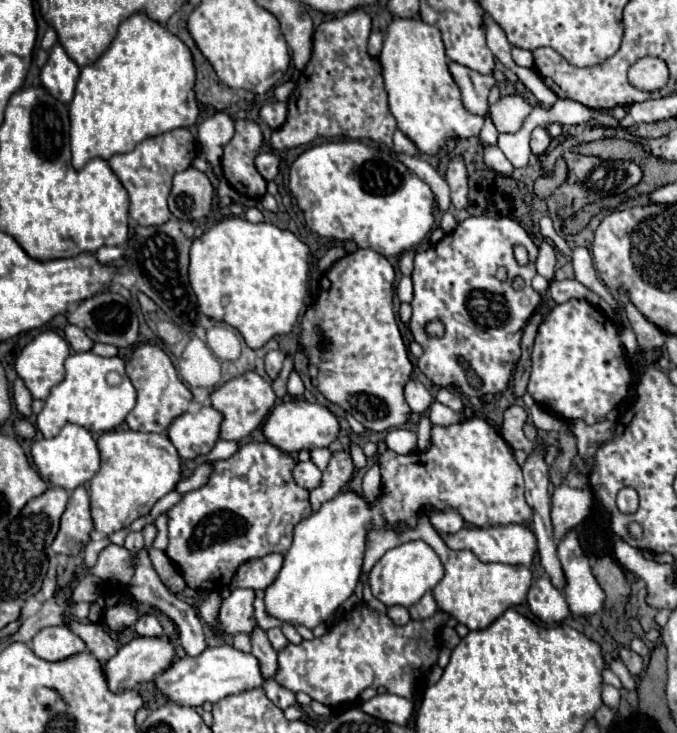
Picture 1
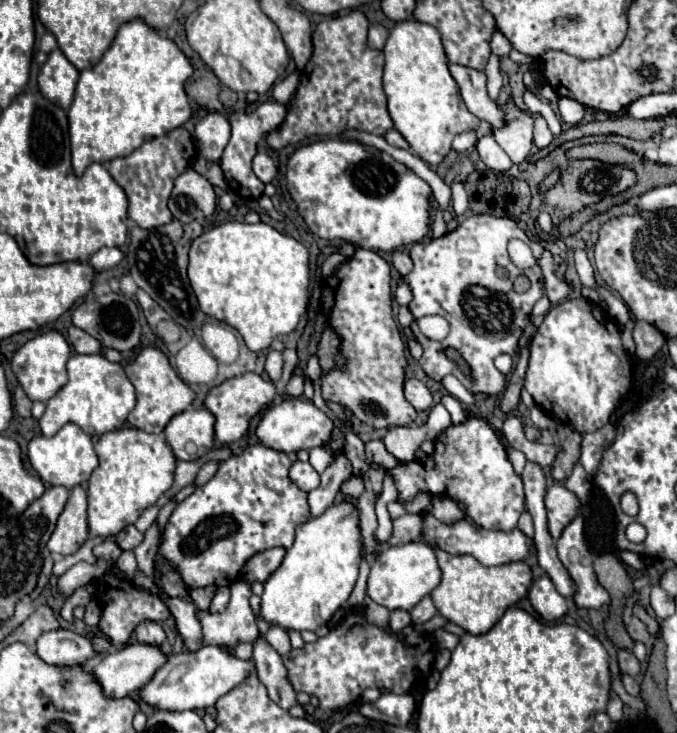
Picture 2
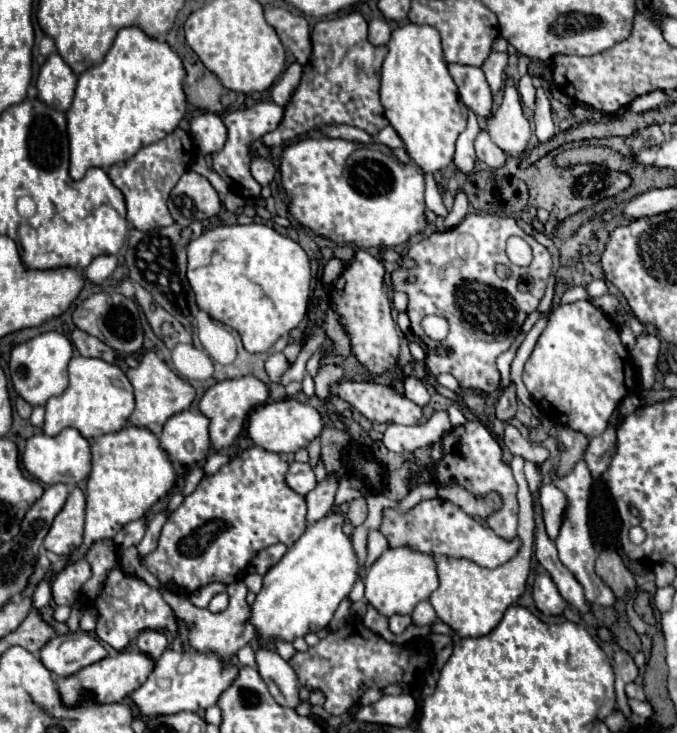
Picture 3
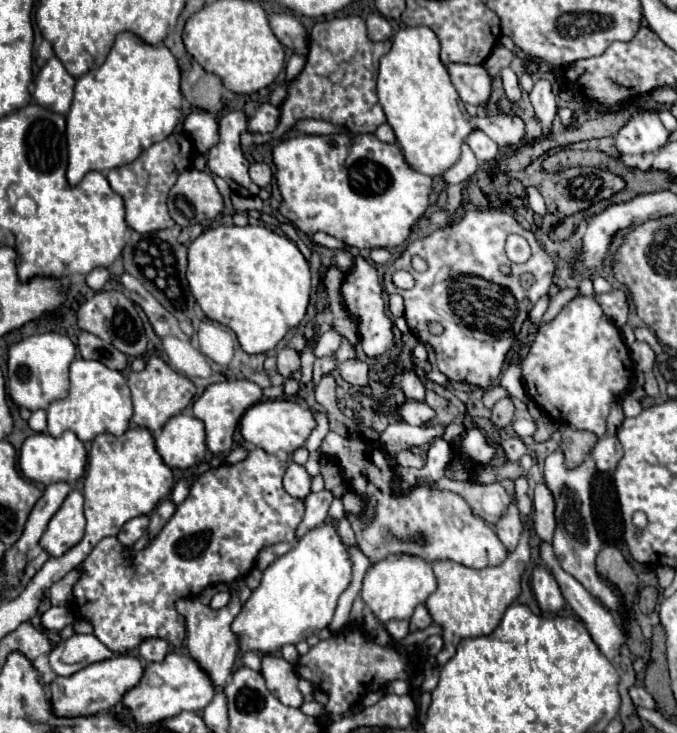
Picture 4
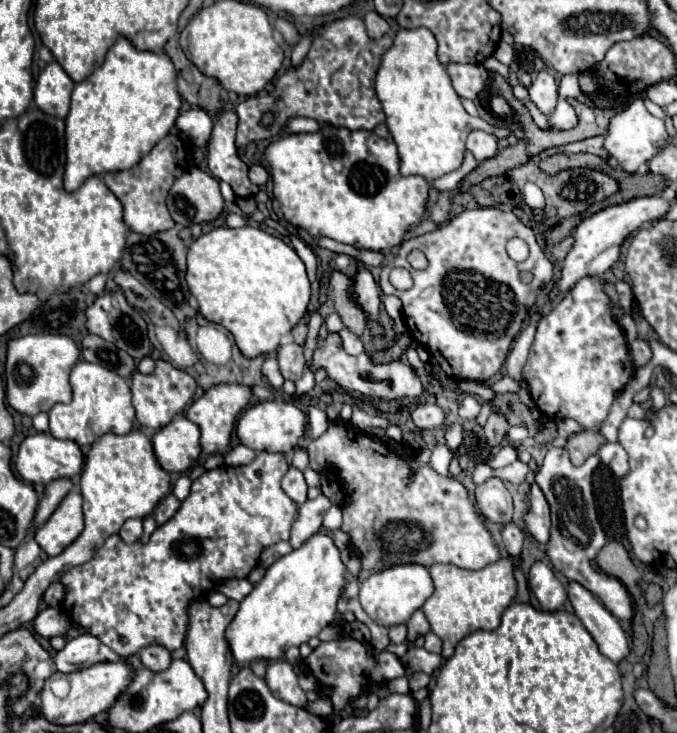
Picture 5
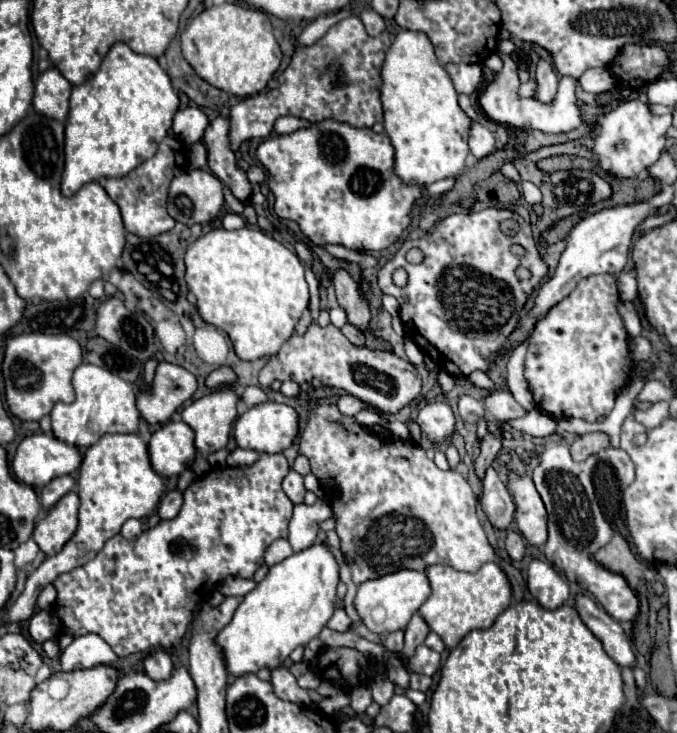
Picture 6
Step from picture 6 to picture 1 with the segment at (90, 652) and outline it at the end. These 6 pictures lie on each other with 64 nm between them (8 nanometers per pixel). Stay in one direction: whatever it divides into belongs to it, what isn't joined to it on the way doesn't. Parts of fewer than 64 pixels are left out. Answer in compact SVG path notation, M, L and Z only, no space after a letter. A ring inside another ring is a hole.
M56 626L40 630L32 640L32 650L42 660L58 662L74 654L86 652L86 644L68 626Z

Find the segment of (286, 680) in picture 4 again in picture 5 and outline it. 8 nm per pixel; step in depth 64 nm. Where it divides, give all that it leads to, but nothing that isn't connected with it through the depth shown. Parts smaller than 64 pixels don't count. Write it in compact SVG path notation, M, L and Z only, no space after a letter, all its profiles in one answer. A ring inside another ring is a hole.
M286 660L268 664L266 682L276 698L280 698L292 706L302 706L302 708L308 704L304 690L298 686L298 676L292 670L292 664L288 664Z

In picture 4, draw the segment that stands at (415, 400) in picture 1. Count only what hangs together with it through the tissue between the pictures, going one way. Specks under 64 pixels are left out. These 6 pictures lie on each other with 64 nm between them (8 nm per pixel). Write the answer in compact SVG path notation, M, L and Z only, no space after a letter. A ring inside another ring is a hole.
M414 370L396 372L396 374L392 374L392 376L396 376L396 382L398 382L398 386L402 388L404 396L406 396L408 400L418 400L418 402L424 400L424 392L426 392L426 388L422 386L422 382L420 382L418 376L414 374Z

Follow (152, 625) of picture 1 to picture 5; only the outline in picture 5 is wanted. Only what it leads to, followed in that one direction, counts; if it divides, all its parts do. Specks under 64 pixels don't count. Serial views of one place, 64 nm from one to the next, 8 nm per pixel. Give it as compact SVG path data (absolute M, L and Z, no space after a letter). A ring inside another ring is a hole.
M148 646L148 648L144 648L140 652L140 658L142 658L144 666L150 668L152 672L156 672L156 674L164 672L170 666L170 662L172 662L170 652L166 648L160 648L160 646Z

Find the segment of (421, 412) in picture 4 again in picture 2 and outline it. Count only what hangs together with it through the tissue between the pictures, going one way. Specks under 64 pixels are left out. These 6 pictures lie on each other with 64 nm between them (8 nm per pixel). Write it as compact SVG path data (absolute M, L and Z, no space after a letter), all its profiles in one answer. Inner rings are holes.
M358 248L352 258L348 258L336 272L326 280L324 286L324 310L330 316L330 326L342 338L342 354L346 356L346 366L332 370L322 376L322 396L324 400L338 402L348 408L360 422L372 428L390 428L390 426L408 426L418 418L414 406L404 398L404 344L400 330L392 318L392 288L390 288L390 266L372 250Z

